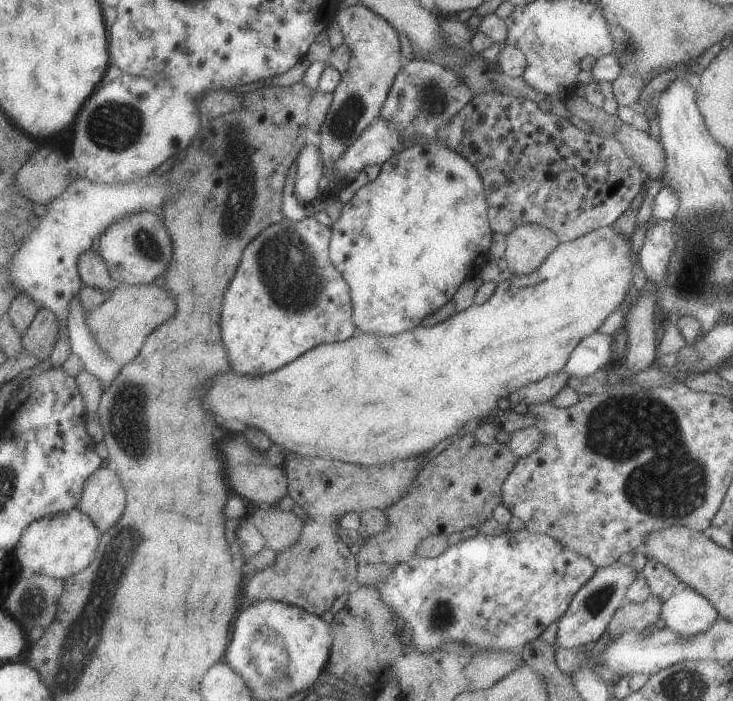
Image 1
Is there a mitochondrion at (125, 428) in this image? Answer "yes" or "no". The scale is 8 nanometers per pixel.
yes

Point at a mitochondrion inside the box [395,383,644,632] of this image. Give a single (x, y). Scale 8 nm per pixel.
(598, 599)

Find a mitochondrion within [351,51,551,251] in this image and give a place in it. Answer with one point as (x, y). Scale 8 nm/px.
(432, 99)

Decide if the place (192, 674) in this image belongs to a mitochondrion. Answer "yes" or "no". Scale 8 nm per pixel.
no

